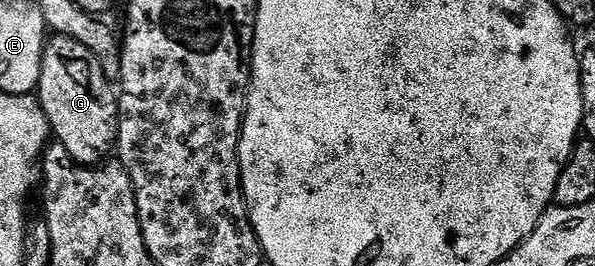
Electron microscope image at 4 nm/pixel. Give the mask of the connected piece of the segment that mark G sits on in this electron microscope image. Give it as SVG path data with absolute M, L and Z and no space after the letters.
M53 35L46 42L36 96L49 122L52 138L67 149L69 156L82 167L104 164L117 146L117 112L119 95L105 74L103 65L71 37Z

